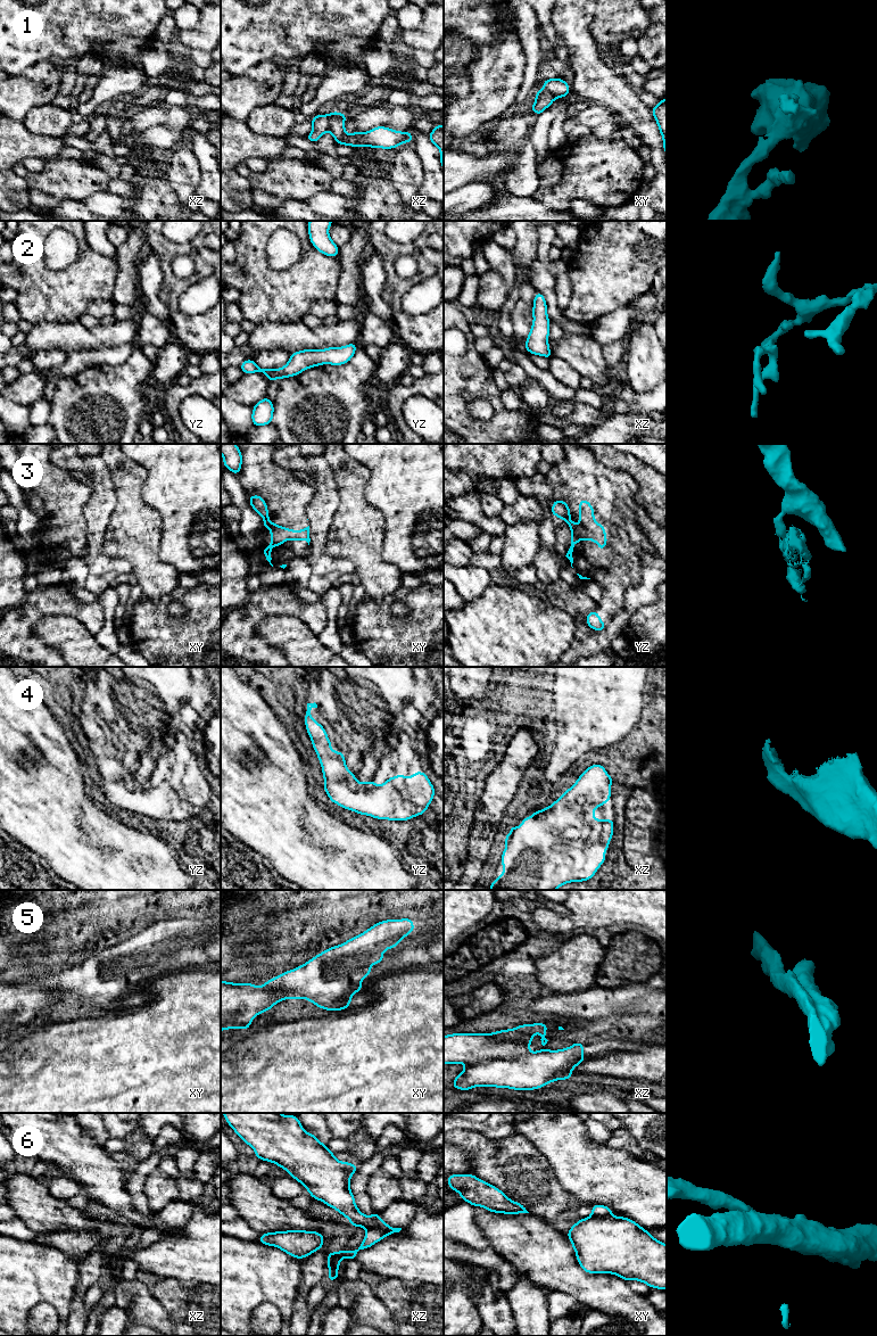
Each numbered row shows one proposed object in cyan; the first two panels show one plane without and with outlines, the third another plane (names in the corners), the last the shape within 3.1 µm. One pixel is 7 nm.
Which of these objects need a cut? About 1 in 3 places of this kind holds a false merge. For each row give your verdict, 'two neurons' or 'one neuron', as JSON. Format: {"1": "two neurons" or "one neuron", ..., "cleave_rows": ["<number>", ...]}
{"1": "two neurons", "2": "one neuron", "3": "two neurons", "4": "one neuron", "5": "one neuron", "6": "two neurons", "cleave_rows": ["1", "3", "6"]}

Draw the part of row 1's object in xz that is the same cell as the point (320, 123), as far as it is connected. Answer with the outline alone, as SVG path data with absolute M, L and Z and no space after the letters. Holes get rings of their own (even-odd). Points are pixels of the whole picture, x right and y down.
M317 114L312 119L312 132L307 135L307 140L311 142L317 142L321 137L329 131L329 115Z

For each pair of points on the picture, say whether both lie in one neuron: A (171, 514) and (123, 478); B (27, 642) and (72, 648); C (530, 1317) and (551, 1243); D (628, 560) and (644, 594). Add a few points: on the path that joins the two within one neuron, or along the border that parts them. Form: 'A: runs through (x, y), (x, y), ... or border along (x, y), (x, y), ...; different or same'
A: border along (142, 466), (147, 472), (142, 500), (159, 513); different
B: border along (39, 619), (34, 634), (48, 648), (61, 654); different
C: border along (518, 1271), (522, 1272), (544, 1291); different
D: border along (640, 557), (640, 580), (627, 588), (623, 605); different

